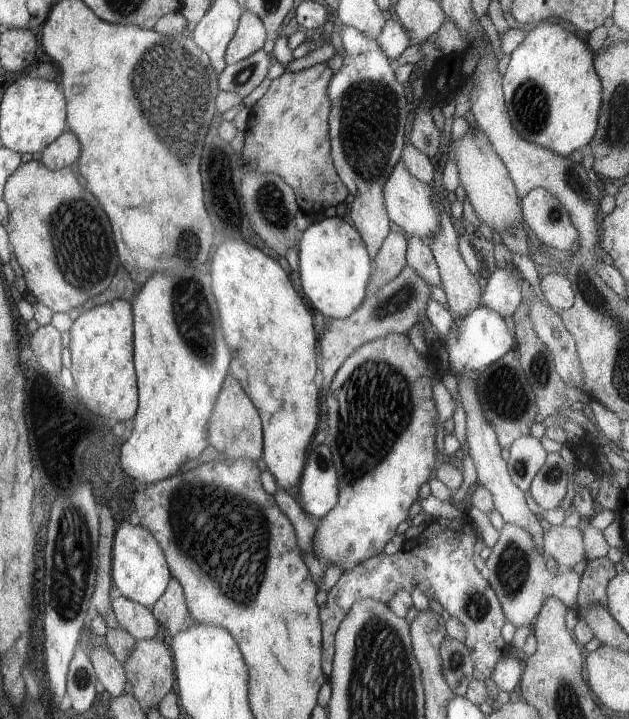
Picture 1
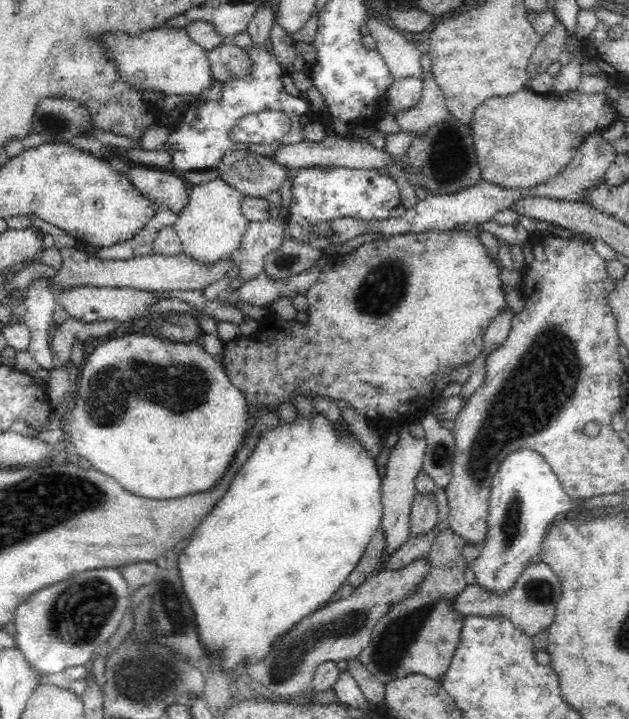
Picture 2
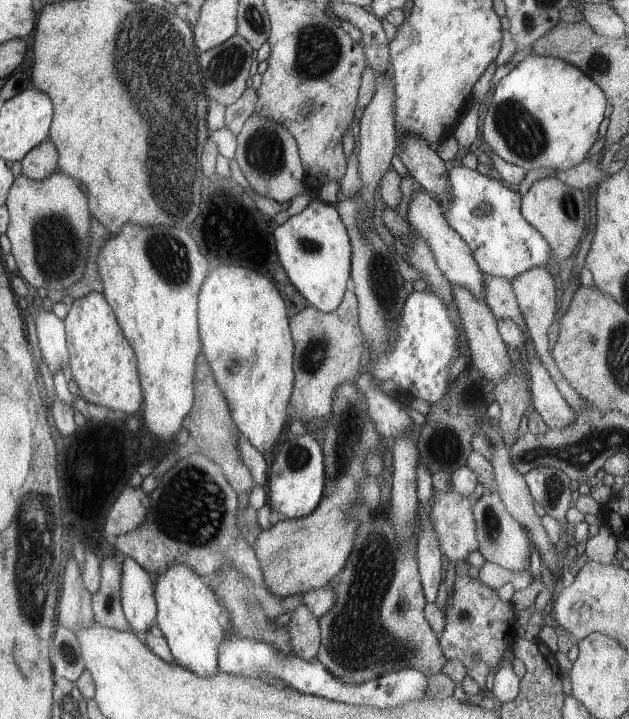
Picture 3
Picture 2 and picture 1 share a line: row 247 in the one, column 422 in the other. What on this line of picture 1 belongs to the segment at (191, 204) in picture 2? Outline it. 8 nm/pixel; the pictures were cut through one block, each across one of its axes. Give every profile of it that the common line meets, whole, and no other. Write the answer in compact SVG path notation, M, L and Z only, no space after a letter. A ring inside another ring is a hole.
M399 159L383 184L383 202L388 219L397 224L406 237L417 236L430 240L431 236L439 232L439 212L435 210L433 194L431 185L413 178Z

